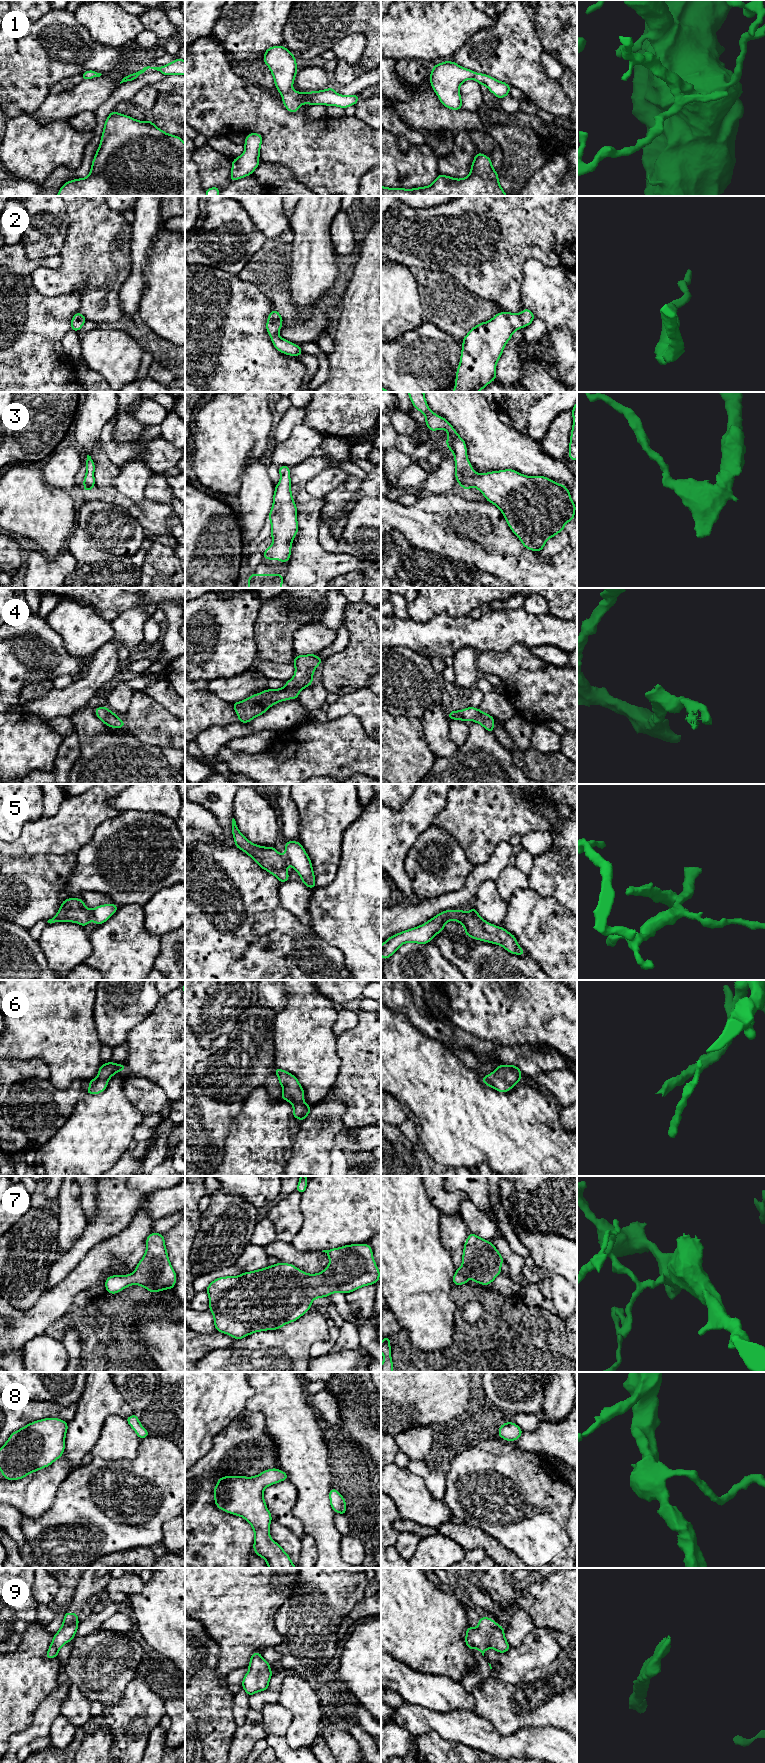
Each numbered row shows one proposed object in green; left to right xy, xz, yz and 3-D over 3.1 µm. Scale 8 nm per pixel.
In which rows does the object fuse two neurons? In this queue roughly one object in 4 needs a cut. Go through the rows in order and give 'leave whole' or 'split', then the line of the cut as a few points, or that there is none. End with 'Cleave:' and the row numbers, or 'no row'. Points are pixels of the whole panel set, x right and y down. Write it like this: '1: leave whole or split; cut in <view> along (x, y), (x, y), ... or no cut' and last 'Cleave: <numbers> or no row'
1: leave whole; no cut
2: leave whole; no cut
3: leave whole; no cut
4: leave whole; no cut
5: split; cut in xy along (89, 910), (92, 920)
6: leave whole; no cut
7: leave whole; no cut
8: leave whole; no cut
9: leave whole; no cut
Cleave: 5

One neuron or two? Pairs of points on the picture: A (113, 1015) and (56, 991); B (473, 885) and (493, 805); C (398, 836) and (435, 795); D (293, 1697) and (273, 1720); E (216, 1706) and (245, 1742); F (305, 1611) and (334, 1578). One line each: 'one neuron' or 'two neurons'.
A: two neurons
B: two neurons
C: one neuron
D: two neurons
E: two neurons
F: one neuron

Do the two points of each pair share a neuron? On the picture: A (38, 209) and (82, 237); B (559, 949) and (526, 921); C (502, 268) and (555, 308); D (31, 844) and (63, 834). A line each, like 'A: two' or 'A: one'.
A: two
B: one
C: two
D: one

